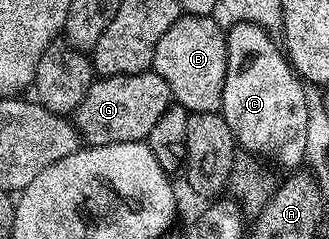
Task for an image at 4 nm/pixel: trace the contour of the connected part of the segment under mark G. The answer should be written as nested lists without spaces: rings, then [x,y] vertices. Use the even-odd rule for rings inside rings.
[[[153,70],[125,76],[102,76],[93,79],[90,90],[86,90],[86,98],[77,106],[75,128],[88,146],[147,141],[160,117],[166,115],[173,104],[170,86]]]

